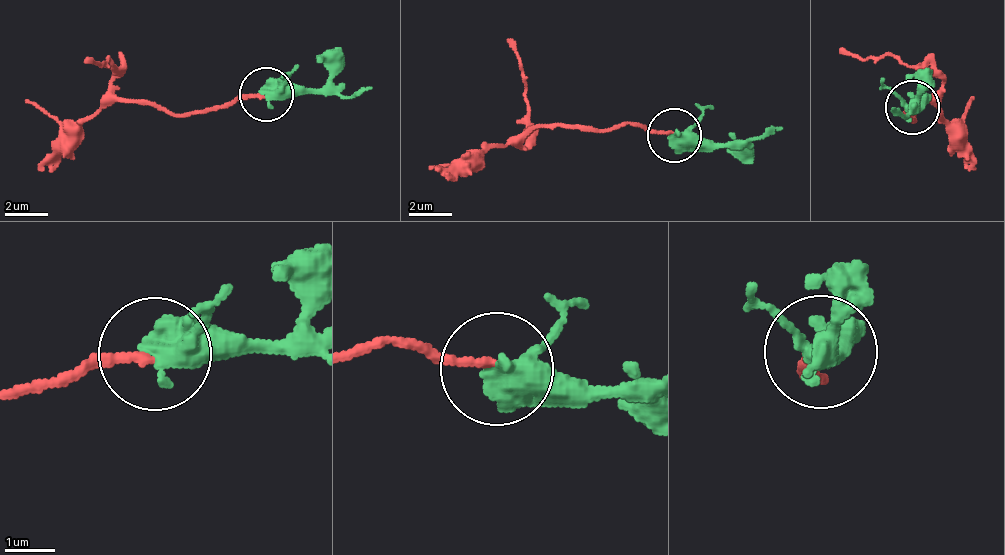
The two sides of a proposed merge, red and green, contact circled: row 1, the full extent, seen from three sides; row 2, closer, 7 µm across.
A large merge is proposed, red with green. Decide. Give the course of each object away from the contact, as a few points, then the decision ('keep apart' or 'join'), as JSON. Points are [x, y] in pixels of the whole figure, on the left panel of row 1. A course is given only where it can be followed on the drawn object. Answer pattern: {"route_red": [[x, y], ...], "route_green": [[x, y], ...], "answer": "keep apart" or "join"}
{"route_red": [[264, 93], [173, 114], [129, 103], [115, 85], [109, 57], [100, 65], [83, 61]], "route_green": [[264, 92], [345, 87], [371, 89]], "answer": "join"}

